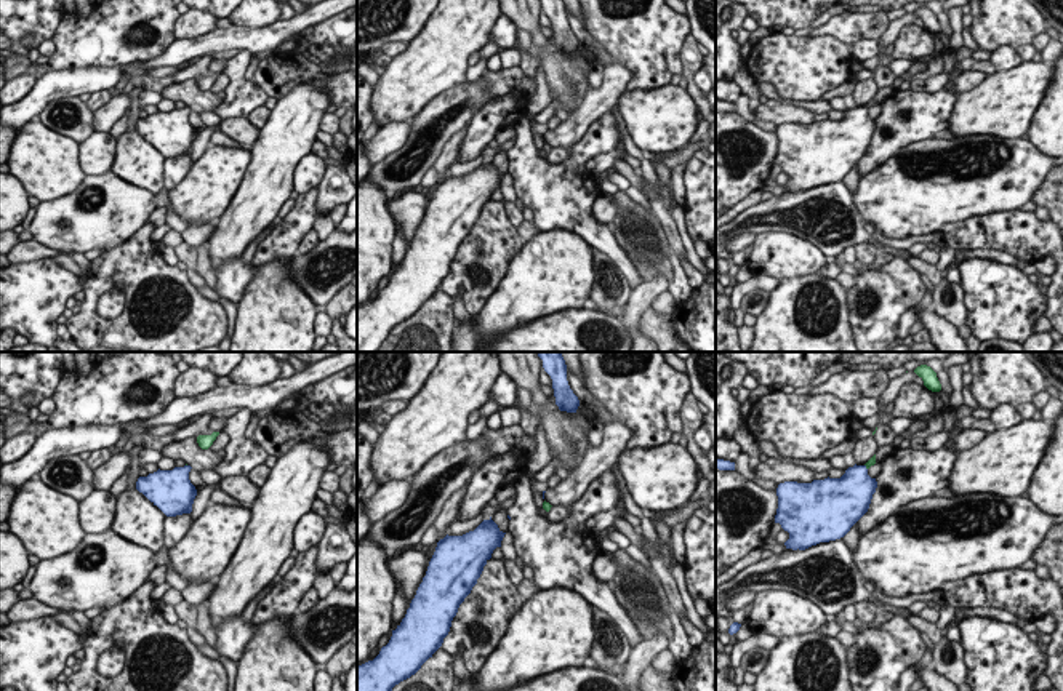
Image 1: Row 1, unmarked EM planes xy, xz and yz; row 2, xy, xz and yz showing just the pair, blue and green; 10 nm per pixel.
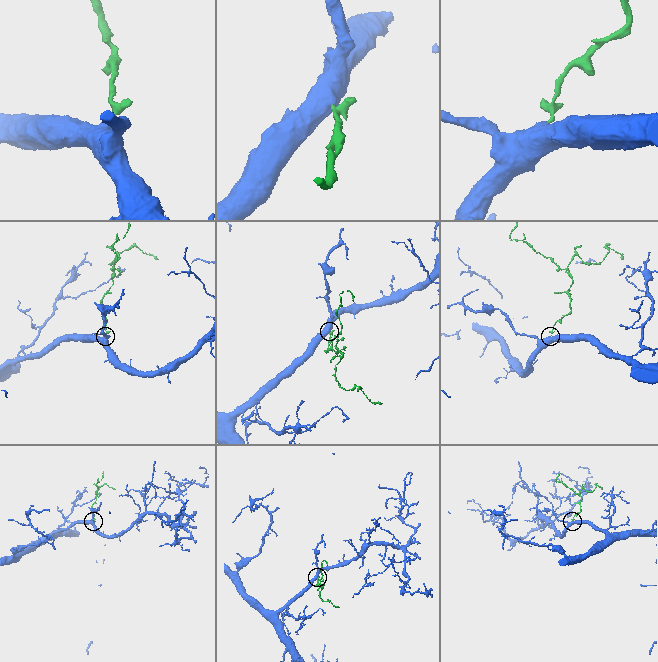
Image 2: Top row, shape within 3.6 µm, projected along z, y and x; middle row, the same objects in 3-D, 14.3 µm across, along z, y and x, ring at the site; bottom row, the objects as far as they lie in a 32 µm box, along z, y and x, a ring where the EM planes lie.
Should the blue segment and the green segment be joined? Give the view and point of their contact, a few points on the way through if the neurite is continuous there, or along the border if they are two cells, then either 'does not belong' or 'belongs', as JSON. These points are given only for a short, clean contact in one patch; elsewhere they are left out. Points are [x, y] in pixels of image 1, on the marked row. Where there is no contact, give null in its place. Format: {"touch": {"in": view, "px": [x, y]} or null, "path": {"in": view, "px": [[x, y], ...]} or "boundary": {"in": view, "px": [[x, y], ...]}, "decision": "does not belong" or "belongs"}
{"touch": {"in": "yz", "px": [865, 467]}, "path": {"in": "yz", "px": [[855, 488], [855, 479], [865, 467], [871, 461]]}, "decision": "belongs"}

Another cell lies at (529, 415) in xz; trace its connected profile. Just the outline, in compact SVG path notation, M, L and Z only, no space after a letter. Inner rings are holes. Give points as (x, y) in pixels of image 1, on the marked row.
M549 403L549 405L530 405L528 408L525 406L519 406L520 408L520 414L522 414L522 421L520 421L520 427L523 429L523 433L527 435L533 435L536 432L536 424L535 424L535 417L541 413L541 411L557 411L559 406L556 403Z

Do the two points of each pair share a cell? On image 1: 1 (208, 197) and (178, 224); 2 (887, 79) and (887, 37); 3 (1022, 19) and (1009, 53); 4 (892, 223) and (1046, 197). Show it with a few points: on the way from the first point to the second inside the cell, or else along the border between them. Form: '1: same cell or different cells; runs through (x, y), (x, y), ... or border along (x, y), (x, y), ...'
1: different cells; border along (167, 191), (170, 208), (186, 221)
2: same cell; runs through (884, 69), (882, 47)
3: different cells; border along (1015, 48), (999, 45), (991, 53)
4: different cells; border along (1046, 175), (1030, 199)

